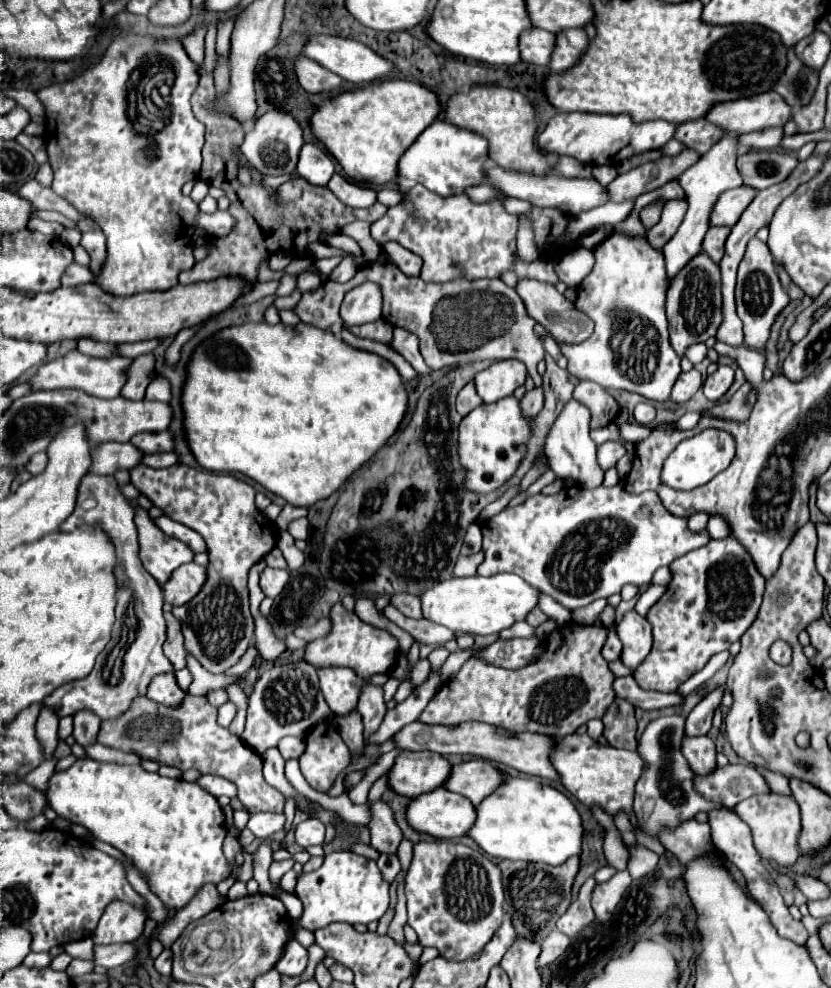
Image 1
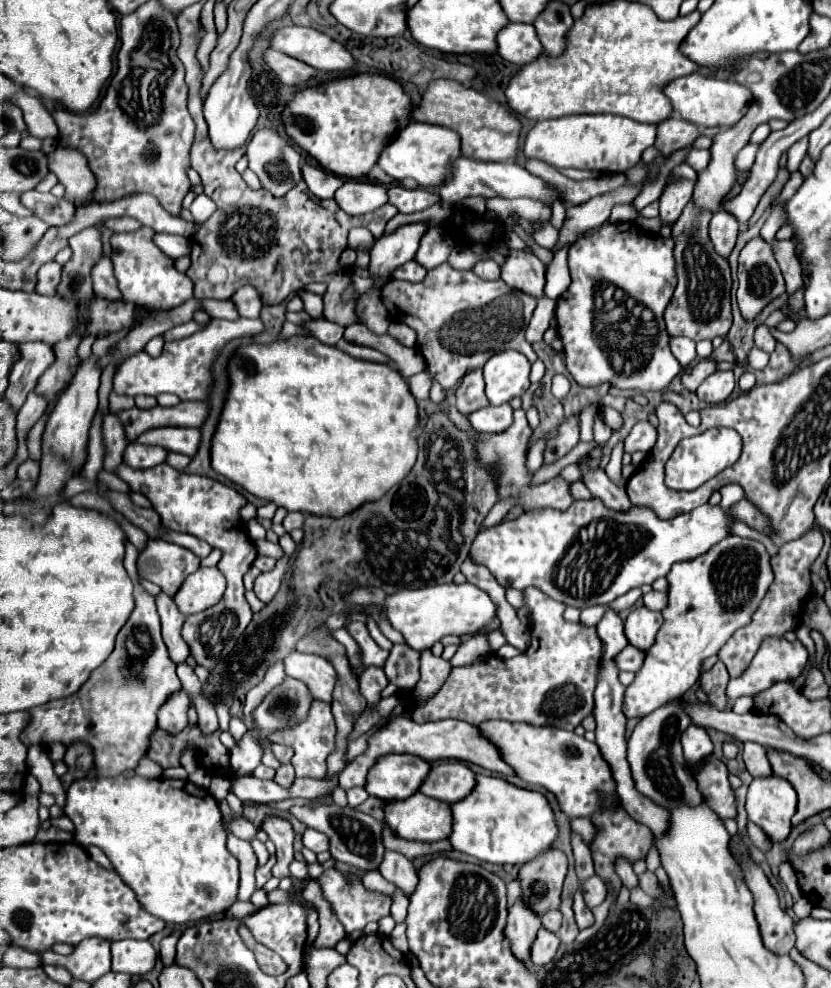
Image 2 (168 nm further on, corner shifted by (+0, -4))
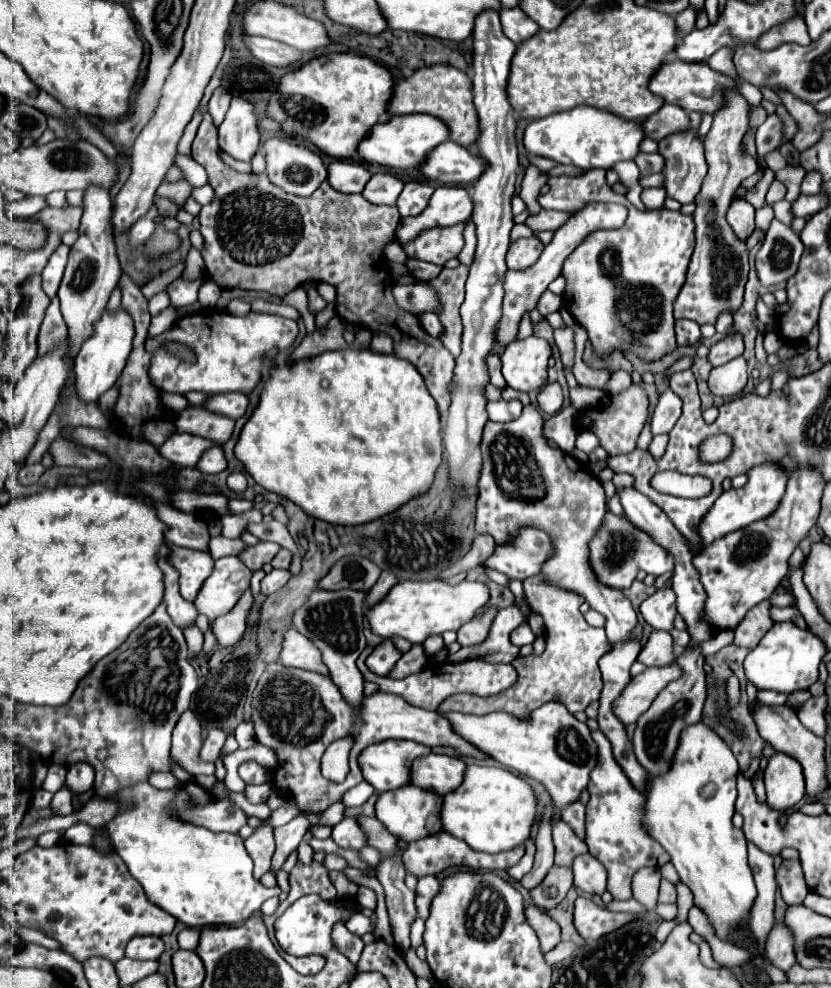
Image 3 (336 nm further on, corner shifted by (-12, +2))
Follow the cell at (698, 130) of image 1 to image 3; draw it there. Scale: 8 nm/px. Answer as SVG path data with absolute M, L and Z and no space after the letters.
M664 105L660 111L656 111L652 117L644 121L646 137L668 137L672 133L684 131L690 125L690 117L684 109L676 105Z

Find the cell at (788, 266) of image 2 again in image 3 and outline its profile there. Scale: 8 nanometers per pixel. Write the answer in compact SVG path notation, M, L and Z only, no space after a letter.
M782 199L782 201L778 201L776 205L774 205L774 215L776 215L776 219L778 221L782 221L784 225L792 225L792 219L794 219L794 213L792 213L792 205L786 201L786 199Z

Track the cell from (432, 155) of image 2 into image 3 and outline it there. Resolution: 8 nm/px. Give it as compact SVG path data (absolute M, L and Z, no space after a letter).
M426 114L394 115L388 123L376 125L360 143L358 155L368 163L378 163L396 169L418 169L426 159L428 153L434 151L440 143L448 141L448 127L444 121Z

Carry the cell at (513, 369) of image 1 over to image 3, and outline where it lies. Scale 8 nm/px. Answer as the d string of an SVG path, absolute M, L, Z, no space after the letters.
M528 337L516 339L500 355L502 375L508 387L516 391L534 391L546 385L546 367L552 349L546 339Z

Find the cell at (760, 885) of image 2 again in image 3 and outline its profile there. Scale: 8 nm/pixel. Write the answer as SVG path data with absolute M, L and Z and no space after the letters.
M774 921L772 931L766 939L766 957L774 967L778 967L782 971L788 971L796 963L794 935L786 923Z

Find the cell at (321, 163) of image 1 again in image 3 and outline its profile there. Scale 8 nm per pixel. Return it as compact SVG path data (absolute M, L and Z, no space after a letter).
M334 161L328 165L328 183L340 193L362 193L370 171L354 161Z

